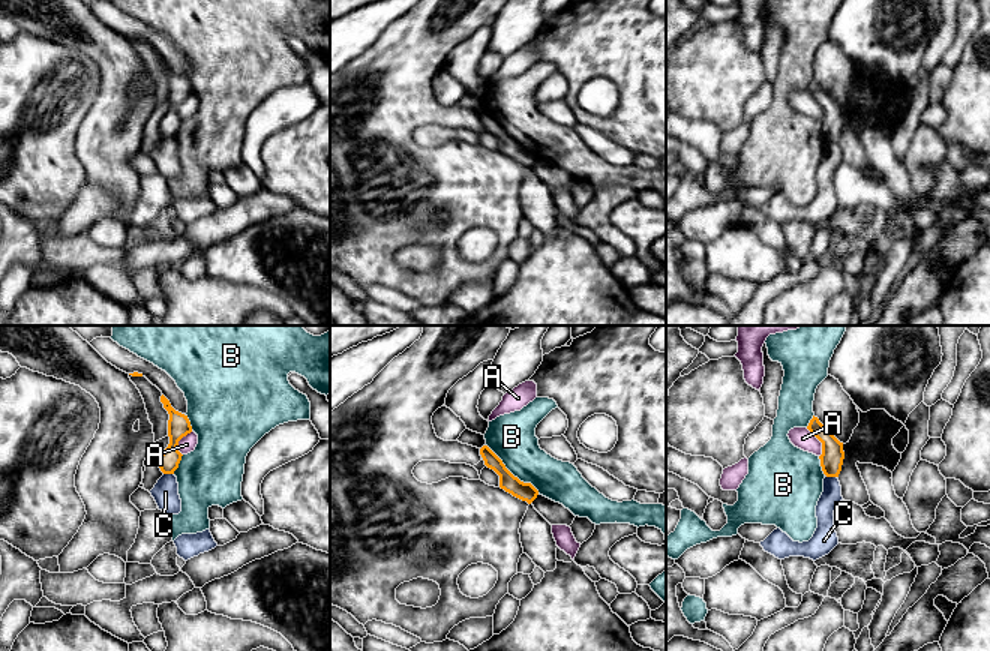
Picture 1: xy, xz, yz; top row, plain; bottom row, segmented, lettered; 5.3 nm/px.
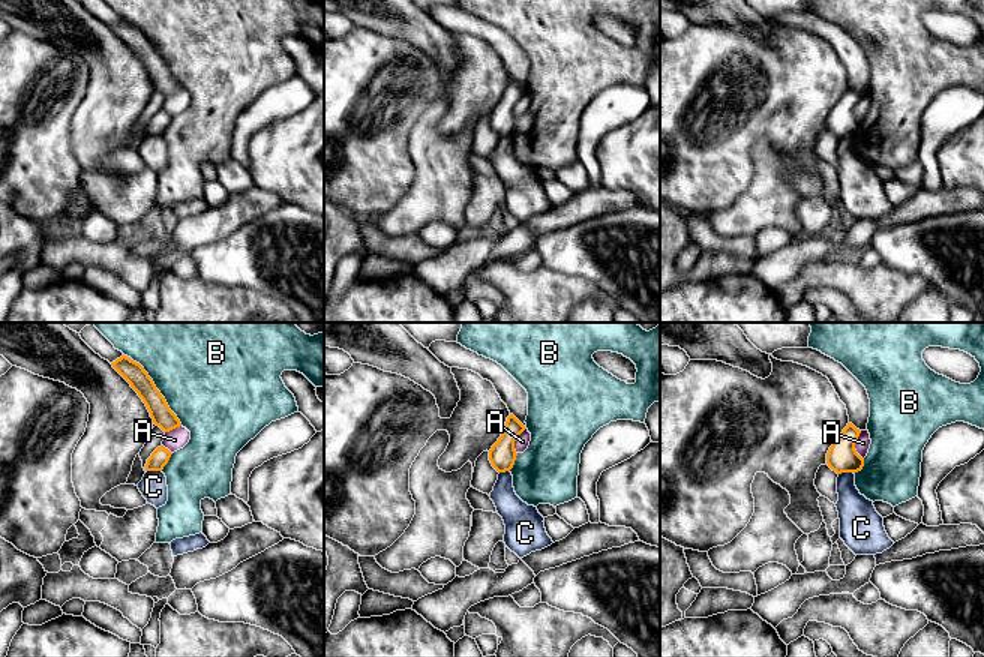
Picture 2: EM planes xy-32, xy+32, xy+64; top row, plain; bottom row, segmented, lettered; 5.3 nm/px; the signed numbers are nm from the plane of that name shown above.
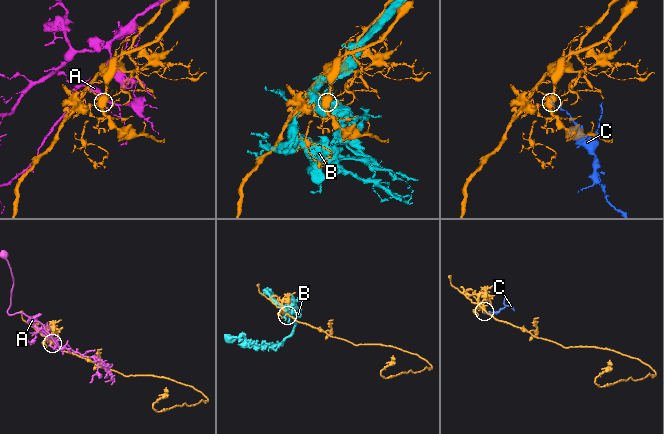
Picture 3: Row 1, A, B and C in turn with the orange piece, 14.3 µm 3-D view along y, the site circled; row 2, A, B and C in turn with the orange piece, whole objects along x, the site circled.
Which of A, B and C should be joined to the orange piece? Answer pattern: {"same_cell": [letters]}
{"same_cell": []}

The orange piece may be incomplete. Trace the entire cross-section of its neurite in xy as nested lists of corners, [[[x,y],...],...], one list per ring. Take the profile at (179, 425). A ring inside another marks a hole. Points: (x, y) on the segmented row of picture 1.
[[[164,394],[160,396],[160,402],[164,404],[164,408],[170,414],[168,420],[170,444],[159,458],[159,468],[164,474],[174,474],[183,456],[177,447],[178,441],[192,432],[192,426],[188,416],[176,411]]]

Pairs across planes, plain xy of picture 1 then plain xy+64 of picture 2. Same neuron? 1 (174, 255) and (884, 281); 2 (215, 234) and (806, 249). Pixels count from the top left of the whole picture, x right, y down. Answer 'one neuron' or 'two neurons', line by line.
1: two neurons
2: two neurons

